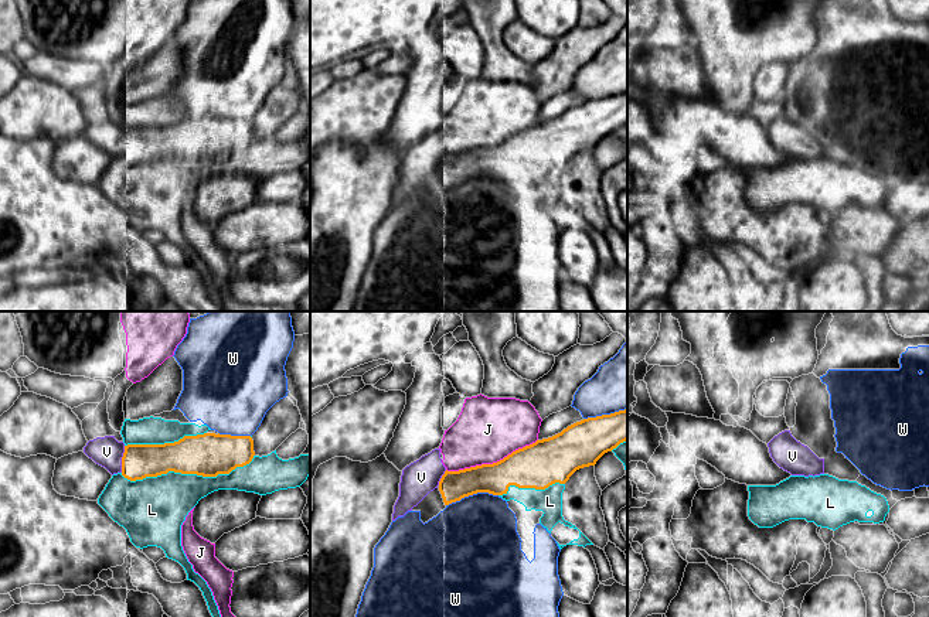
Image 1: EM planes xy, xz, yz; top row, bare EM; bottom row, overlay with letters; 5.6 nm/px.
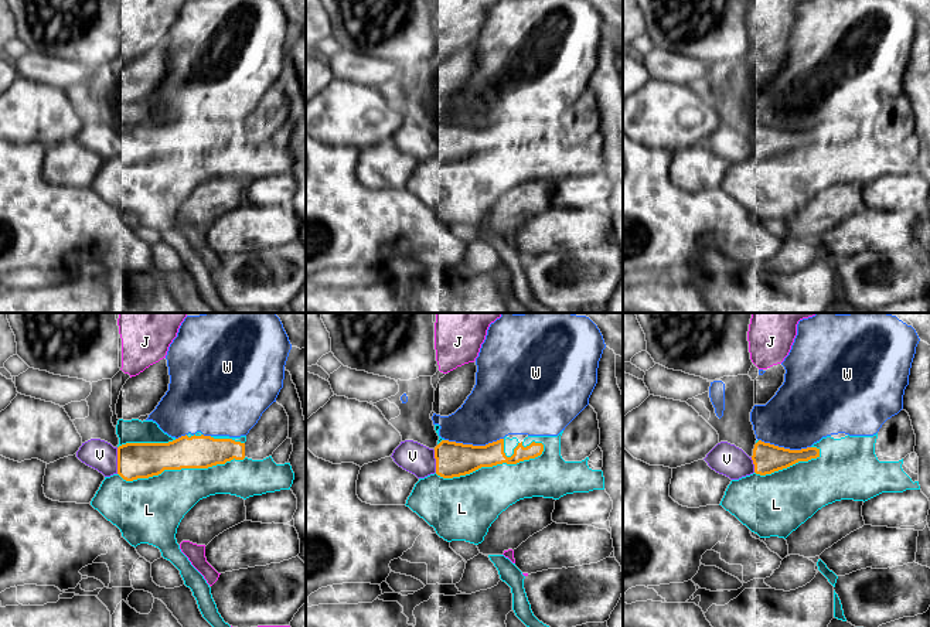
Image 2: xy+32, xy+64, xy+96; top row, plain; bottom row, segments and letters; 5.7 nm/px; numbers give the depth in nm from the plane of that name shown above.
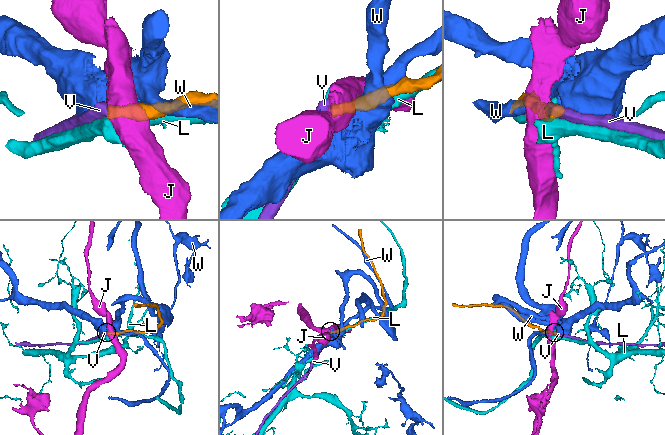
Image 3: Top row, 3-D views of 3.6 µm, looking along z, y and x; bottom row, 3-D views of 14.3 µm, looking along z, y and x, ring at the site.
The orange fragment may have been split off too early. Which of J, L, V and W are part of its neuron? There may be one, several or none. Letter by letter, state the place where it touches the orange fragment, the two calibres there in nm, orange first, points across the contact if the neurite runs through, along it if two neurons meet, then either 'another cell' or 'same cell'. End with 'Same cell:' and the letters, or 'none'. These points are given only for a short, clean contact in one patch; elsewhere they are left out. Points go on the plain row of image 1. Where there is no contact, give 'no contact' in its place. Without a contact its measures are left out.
J: meets orange in xz at (493, 146); 260 nm thick on the orange side, 360 nm on the other; another cell
L: meets orange in xy at (189, 156); 240 nm thick on the orange side, 320 nm on the other; another cell
V: meets orange in xy at (122, 142); 190 nm thick on the orange side, 170 nm on the other; same cell
W: meets orange in xz at (472, 177); 180 nm thick on the orange side, 480 nm on the other; another cell
Same cell: V

